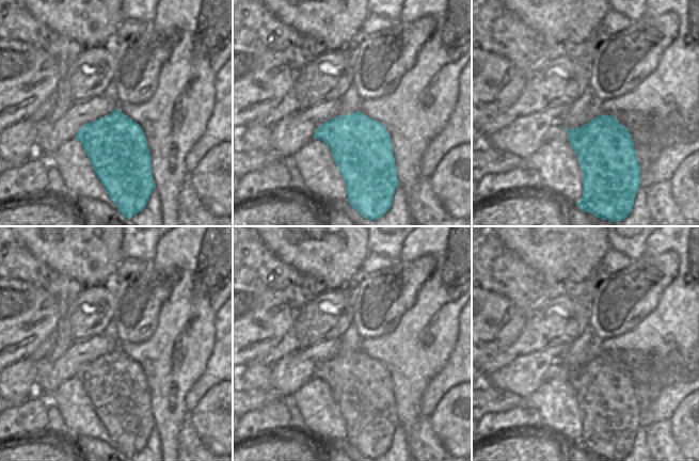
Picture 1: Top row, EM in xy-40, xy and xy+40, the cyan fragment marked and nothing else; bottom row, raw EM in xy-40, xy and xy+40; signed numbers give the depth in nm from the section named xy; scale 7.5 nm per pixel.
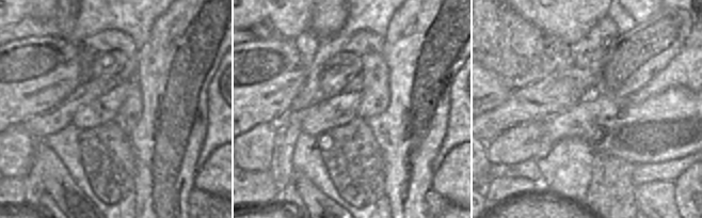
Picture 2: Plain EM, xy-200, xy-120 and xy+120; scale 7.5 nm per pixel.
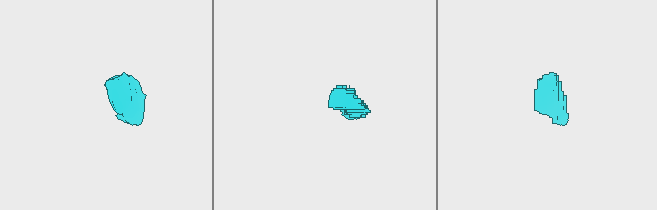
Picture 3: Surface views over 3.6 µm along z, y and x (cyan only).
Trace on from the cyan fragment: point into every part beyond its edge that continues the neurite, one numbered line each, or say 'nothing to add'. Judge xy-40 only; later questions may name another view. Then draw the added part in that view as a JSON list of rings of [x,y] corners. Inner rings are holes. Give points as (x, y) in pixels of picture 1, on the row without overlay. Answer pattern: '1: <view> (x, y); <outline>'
nothing to add

